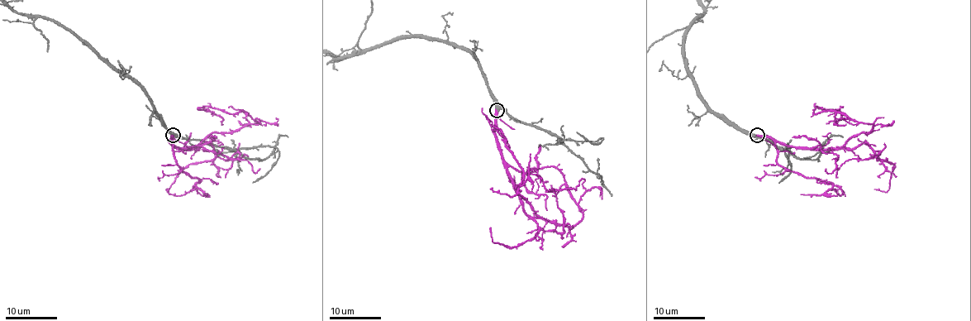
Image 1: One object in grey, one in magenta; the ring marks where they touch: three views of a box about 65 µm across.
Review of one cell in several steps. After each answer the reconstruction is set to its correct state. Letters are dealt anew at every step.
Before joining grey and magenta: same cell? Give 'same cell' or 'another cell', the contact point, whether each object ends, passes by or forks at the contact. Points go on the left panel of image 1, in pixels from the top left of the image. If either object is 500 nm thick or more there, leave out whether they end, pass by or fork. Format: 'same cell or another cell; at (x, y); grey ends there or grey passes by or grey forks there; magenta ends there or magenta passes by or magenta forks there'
same cell; at (173, 135); grey passes by; magenta ends there

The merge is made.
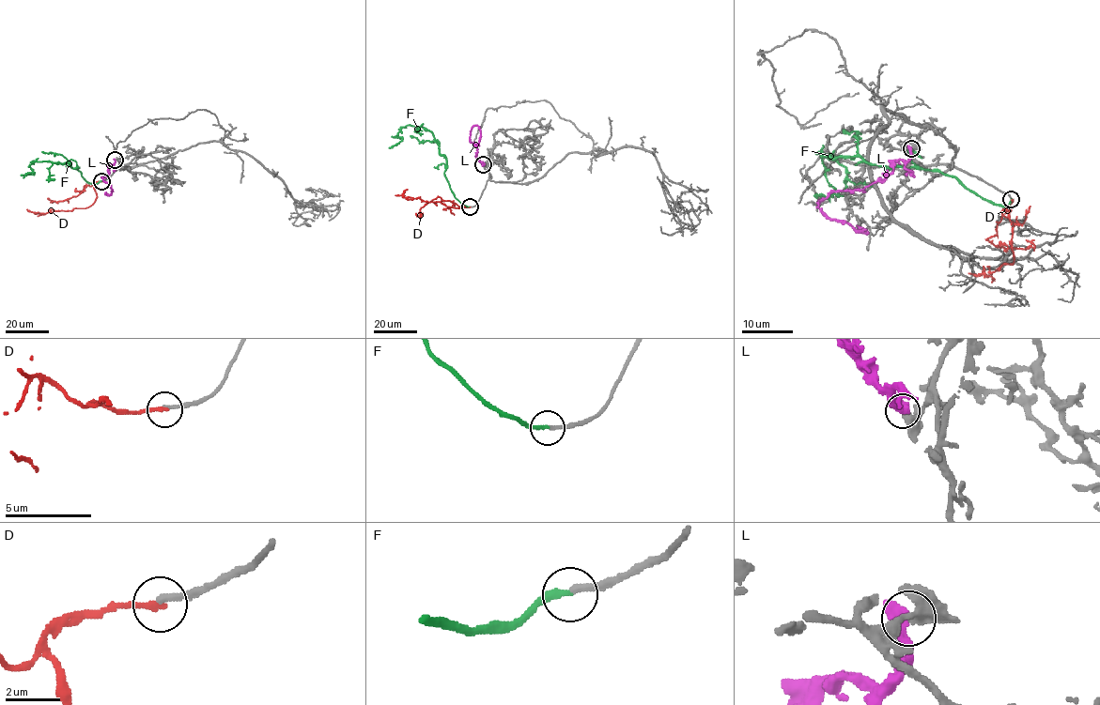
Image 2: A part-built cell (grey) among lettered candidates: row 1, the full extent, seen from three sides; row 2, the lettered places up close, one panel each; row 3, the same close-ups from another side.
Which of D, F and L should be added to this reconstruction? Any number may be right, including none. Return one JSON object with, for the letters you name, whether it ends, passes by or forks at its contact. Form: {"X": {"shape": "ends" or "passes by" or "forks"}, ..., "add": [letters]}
{"F": {"shape": "ends"}, "add": ["F"]}

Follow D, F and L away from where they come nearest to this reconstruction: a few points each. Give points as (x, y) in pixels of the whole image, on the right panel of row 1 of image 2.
D: (1012, 200), (1010, 218), (1014, 264), (1004, 264), (990, 272), (990, 276), (983, 272), (983, 266)
F: (1011, 200), (993, 205), (943, 172), (889, 169), (858, 157), (817, 153), (843, 165), (854, 183), (872, 186)
L: (911, 148), (882, 179), (861, 190), (832, 191), (818, 204), (831, 219), (867, 233), (857, 225)

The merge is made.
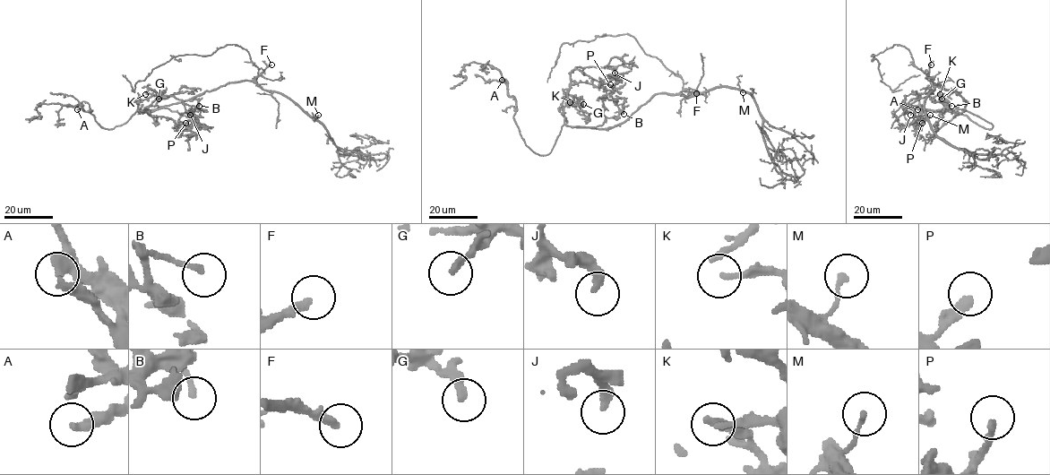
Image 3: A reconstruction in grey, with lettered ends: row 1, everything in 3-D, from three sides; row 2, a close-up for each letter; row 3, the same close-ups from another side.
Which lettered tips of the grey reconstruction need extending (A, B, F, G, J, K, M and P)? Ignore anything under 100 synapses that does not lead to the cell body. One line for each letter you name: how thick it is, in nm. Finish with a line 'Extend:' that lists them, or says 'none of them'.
F: Thickness 240 nm
Extend: F

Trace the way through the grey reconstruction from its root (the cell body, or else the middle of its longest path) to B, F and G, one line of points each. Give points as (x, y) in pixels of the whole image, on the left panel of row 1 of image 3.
B: (218, 88), (164, 107), (188, 116), (199, 106)
F: (218, 88), (232, 82), (253, 80), (271, 64)
G: (218, 88), (184, 101), (150, 109), (138, 109), (139, 101), (152, 95), (159, 99)

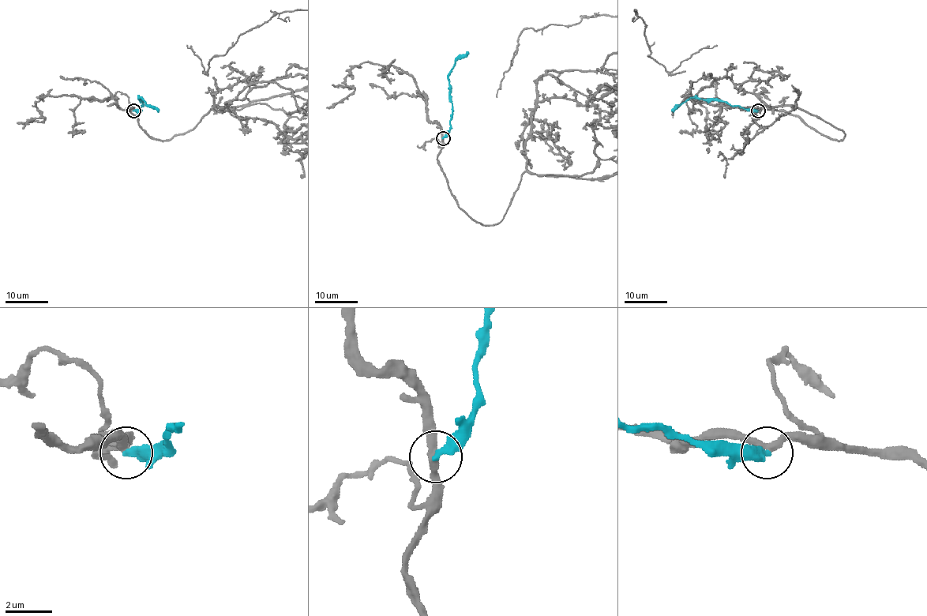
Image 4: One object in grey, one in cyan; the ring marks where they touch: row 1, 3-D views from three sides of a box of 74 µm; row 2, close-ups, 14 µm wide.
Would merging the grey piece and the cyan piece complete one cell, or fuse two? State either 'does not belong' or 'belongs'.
does not belong

